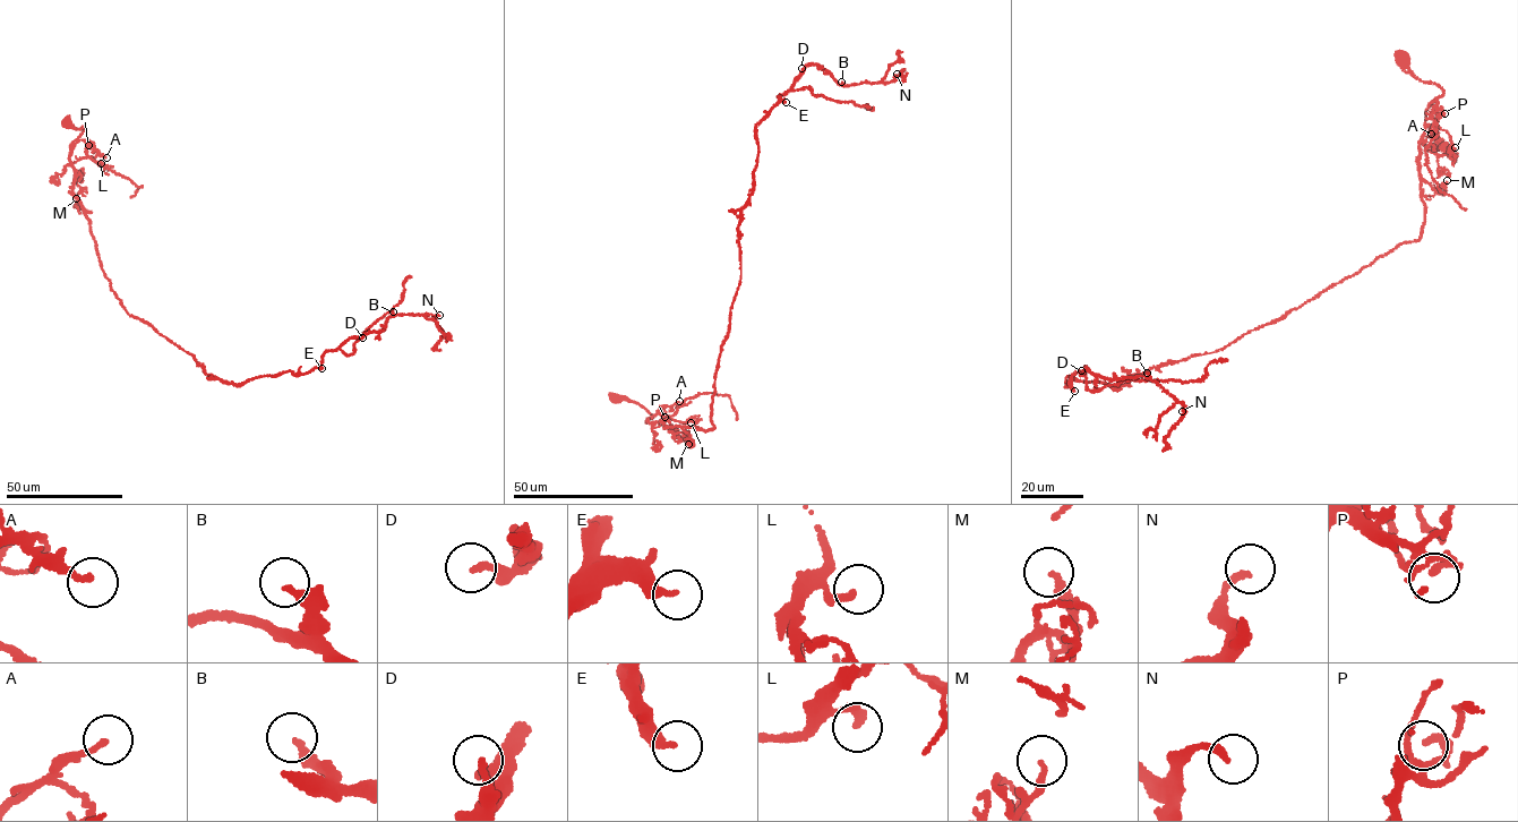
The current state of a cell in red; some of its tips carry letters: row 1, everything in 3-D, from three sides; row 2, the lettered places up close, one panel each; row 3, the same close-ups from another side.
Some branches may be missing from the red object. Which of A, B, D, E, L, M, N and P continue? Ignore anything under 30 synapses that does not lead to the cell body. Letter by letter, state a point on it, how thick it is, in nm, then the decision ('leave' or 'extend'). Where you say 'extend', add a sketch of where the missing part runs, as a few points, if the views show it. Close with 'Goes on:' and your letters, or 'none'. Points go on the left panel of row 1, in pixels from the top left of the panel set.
A: place (106, 157); calibre 170 nm; leave
B: place (393, 311); calibre 300 nm; extend; course (393, 311), (393, 304), (387, 298), (389, 283), (384, 284)
D: place (362, 337); calibre 200 nm; leave
E: place (322, 368); calibre 280 nm; leave
L: place (101, 163); calibre 240 nm; leave
M: place (76, 198); calibre 130 nm; leave
N: place (439, 315); calibre 200 nm; leave
P: place (88, 145); calibre 170 nm; leave
Goes on: B

